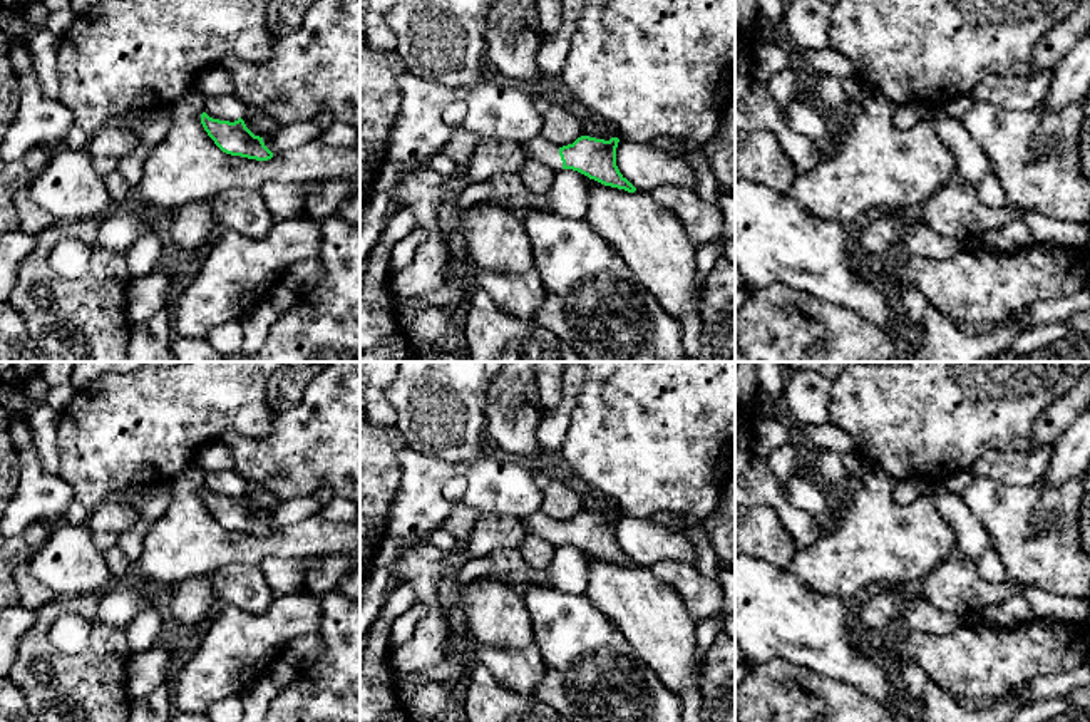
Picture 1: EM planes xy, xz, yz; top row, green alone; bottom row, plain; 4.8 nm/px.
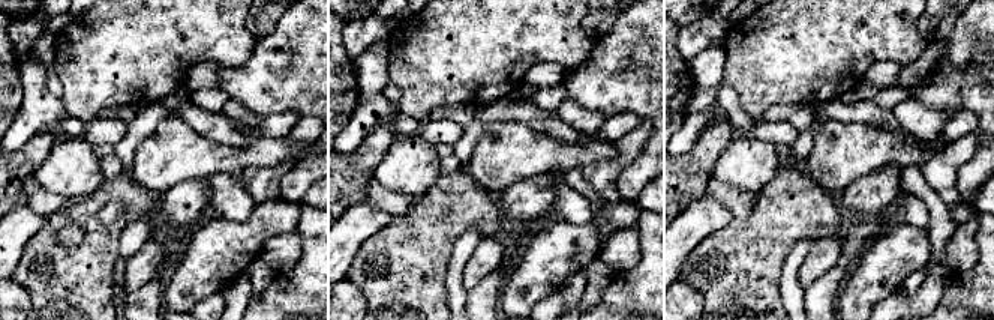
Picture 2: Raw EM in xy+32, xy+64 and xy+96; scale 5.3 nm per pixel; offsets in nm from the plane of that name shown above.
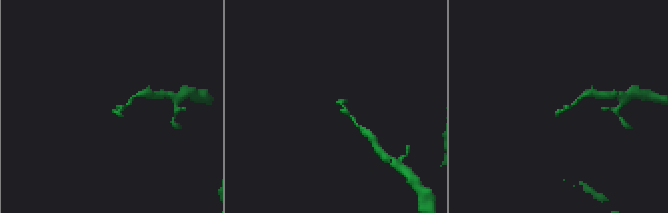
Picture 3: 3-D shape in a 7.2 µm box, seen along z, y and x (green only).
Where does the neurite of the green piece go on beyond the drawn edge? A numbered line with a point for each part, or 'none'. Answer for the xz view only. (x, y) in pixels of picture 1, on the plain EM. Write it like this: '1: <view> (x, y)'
1: xz (536, 523)

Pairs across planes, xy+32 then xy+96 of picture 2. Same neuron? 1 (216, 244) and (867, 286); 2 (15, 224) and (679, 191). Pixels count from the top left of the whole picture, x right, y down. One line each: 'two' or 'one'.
1: one
2: two

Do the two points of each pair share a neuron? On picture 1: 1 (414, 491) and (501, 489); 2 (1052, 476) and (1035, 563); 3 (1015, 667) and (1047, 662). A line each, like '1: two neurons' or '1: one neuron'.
1: one neuron
2: two neurons
3: one neuron

